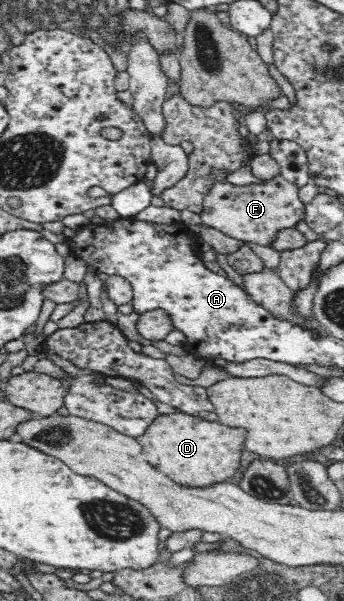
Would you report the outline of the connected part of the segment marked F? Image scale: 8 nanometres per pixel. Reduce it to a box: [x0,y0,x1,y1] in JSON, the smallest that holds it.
[200,175,305,246]

